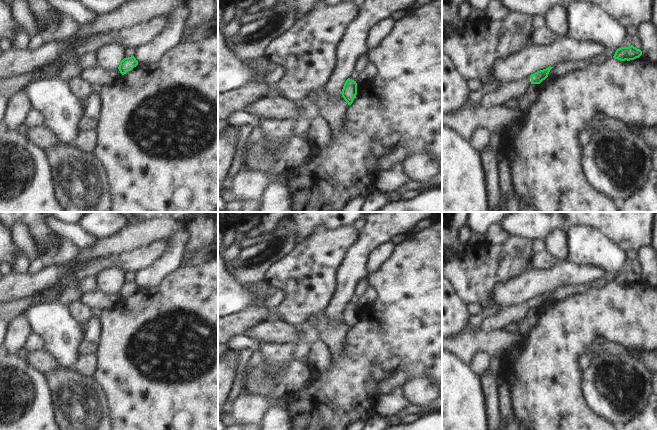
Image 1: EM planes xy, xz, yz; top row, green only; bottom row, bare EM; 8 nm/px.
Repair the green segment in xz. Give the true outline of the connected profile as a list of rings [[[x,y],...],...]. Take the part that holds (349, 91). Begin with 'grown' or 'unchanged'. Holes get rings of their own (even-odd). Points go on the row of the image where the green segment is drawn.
unchanged; [[[348,78],[342,89],[342,97],[348,103],[348,105],[351,105],[356,95],[357,95],[357,83],[356,81]]]

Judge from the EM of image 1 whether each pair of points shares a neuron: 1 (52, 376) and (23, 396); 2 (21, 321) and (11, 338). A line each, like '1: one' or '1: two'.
1: two
2: one

